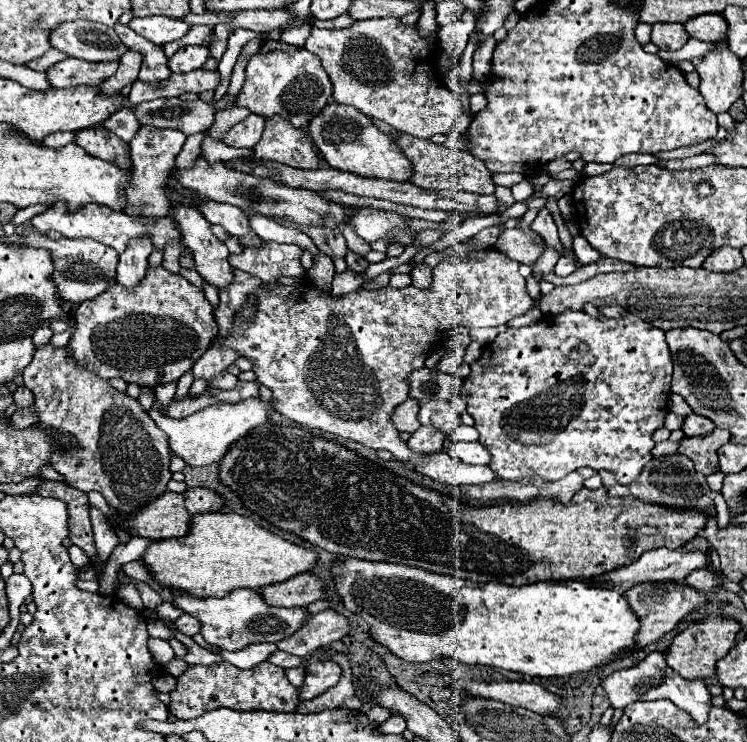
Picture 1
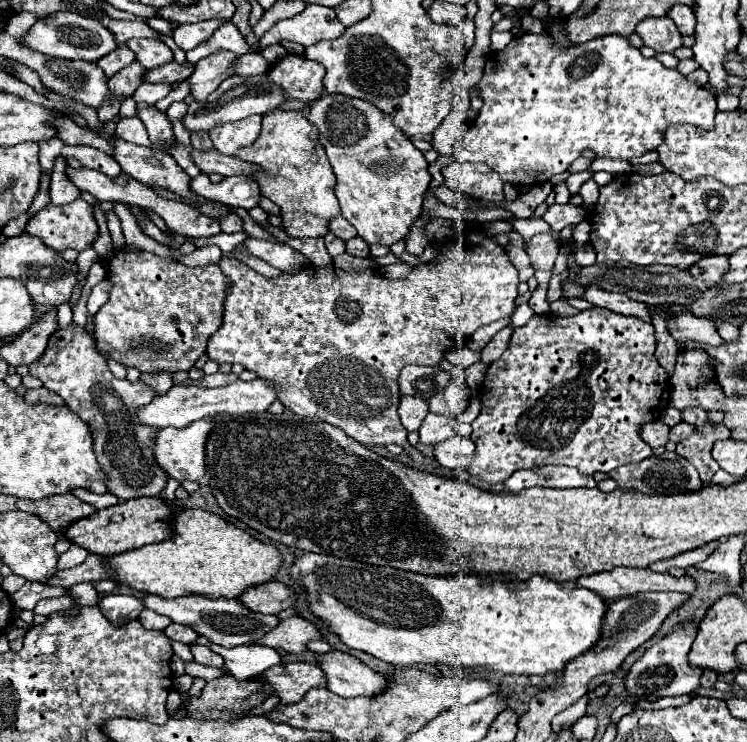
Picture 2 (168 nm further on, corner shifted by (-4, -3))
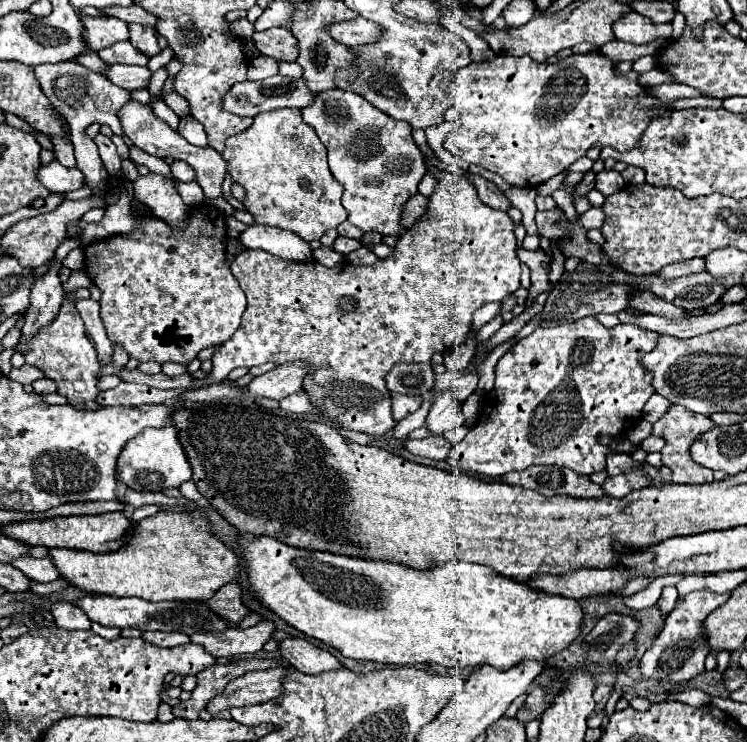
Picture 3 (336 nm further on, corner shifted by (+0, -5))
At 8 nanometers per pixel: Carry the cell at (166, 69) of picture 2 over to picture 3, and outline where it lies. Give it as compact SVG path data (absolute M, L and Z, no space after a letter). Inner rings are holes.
M115 64L109 66L107 78L115 82L117 86L123 86L127 90L141 90L149 88L153 72L147 66L127 66L127 64Z

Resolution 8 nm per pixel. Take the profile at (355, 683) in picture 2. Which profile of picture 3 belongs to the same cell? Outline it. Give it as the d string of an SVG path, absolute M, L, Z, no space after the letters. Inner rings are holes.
M287 638L279 642L279 652L283 654L289 664L303 672L303 674L321 674L339 670L341 662L327 650L317 648L315 644L303 640L303 638Z

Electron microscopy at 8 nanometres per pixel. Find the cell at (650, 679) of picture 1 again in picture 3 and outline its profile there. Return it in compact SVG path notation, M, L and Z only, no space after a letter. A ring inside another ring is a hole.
M709 590L687 594L669 612L669 616L665 620L665 628L655 638L651 648L647 648L647 652L641 656L641 660L639 660L641 676L653 678L657 682L663 682L663 686L667 686L667 684L687 682L687 680L695 678L697 674L701 674L703 668L705 668L705 656L709 654L709 650L703 642L703 636L701 636L701 624L717 606L727 602L729 596L731 596L729 592L727 594L713 594Z

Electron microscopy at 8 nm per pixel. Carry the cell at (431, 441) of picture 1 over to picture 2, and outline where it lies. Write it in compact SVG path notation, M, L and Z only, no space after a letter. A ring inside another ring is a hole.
M429 412L419 428L421 442L423 444L435 444L435 442L441 442L441 440L455 436L455 428L459 426L459 422L461 422L461 418L439 416L439 414Z

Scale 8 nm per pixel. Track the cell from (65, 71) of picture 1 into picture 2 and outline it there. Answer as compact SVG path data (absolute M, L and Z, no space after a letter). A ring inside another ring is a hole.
M119 46L115 52L109 52L107 56L103 56L103 60L97 60L97 66L111 78L115 72L129 66L133 60L135 60L135 54L127 46Z

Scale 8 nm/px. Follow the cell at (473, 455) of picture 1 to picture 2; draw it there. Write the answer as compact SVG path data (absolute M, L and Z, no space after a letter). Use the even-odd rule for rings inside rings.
M453 436L449 440L443 440L443 444L433 446L435 460L447 468L467 468L471 464L473 450L475 444L465 436Z

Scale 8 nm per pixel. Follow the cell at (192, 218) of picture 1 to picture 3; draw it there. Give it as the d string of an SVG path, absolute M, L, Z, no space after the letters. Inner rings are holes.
M53 160L45 166L39 166L37 176L39 176L39 182L55 194L77 190L77 188L85 186L85 178L79 168L65 168L57 160Z

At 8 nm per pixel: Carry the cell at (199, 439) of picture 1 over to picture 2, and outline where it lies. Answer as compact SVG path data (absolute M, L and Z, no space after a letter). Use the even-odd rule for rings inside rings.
M197 420L191 422L185 428L163 428L155 434L153 444L153 456L155 462L163 468L163 472L169 478L175 478L177 482L183 480L199 480L205 474L205 440L215 424L209 420Z

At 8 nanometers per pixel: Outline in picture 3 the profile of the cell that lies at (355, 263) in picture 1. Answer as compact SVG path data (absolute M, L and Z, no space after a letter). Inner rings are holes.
M339 236L333 244L333 250L347 256L351 252L355 252L357 248L361 248L361 240L351 240L351 238L345 238L345 236Z

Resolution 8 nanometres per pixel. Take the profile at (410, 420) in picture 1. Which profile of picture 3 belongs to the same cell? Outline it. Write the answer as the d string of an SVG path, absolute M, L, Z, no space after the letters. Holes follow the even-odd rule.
M393 394L391 396L391 406L393 406L393 418L399 422L413 414L421 406L421 396L401 396Z

